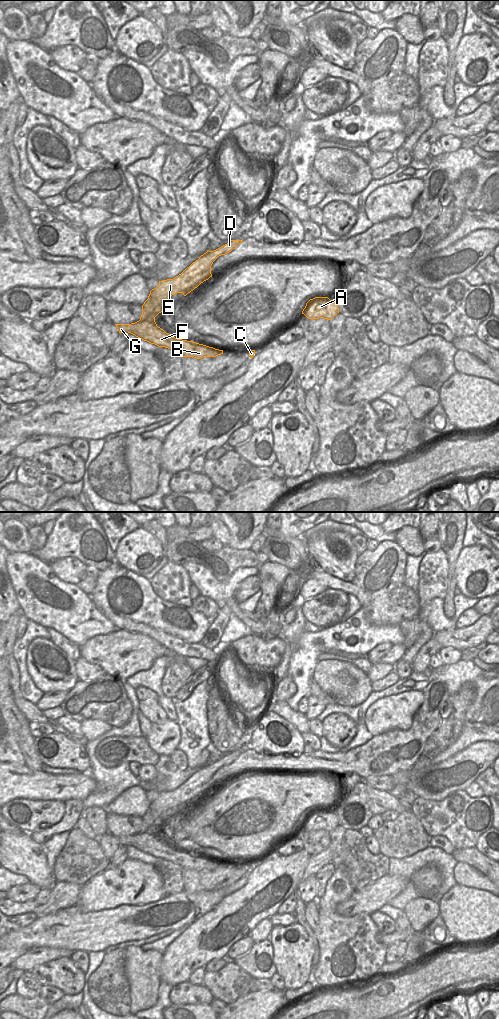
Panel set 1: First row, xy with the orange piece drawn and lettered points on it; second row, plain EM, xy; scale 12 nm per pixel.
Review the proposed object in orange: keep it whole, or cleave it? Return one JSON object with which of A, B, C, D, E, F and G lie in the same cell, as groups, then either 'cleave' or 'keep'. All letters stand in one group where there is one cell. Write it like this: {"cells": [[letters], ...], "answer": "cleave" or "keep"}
{"cells": [["A", "B", "C", "F", "G"], ["D", "E"]], "answer": "cleave"}

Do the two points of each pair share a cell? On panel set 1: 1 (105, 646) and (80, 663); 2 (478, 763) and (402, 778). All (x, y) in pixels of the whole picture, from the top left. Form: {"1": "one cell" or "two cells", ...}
{"1": "two cells", "2": "one cell"}

